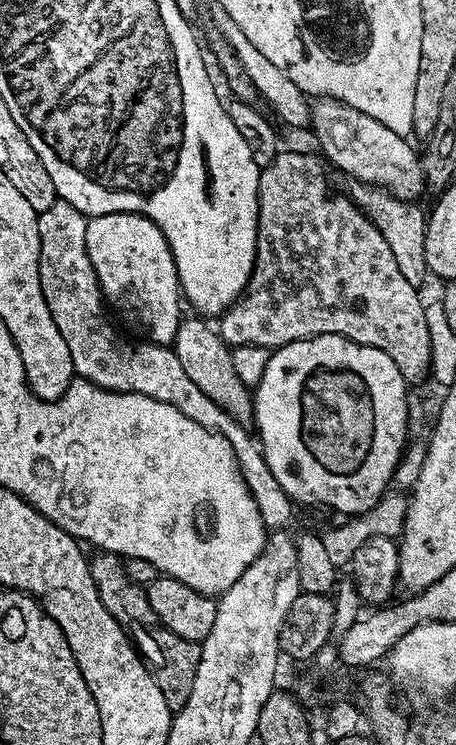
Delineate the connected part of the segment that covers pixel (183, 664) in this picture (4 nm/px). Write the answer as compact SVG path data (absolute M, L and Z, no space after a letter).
M97 551L90 560L92 577L98 590L98 598L102 598L102 606L110 610L110 614L128 633L129 640L136 645L136 651L144 658L148 671L158 682L158 690L162 690L162 698L166 698L166 706L172 713L178 713L186 702L190 702L190 690L194 690L194 678L198 674L200 661L200 644L194 640L178 638L170 630L158 623L158 614L150 607L148 594L143 584L136 584L126 571L126 564L115 552Z

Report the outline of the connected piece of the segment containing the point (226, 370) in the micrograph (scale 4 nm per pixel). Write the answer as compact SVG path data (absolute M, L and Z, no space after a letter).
M192 314L189 320L188 317L181 319L174 341L176 357L178 362L182 362L182 370L186 370L186 375L198 385L198 390L202 390L202 394L206 394L214 403L222 406L222 410L226 410L230 418L247 425L254 416L253 393L249 385L243 384L234 374L234 362L229 345L224 343L219 331L208 324L211 323L207 319L196 314Z

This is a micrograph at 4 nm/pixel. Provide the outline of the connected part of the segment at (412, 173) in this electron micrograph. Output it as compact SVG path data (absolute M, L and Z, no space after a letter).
M333 96L313 99L310 107L312 110L310 132L316 135L316 140L320 143L321 150L324 151L323 159L329 165L332 163L338 171L345 172L345 177L360 180L364 184L373 184L375 188L384 188L392 196L397 196L399 200L416 202L421 199L420 195L425 195L426 185L423 166L420 165L421 157L417 150L415 152L408 145L409 141L405 137L394 134L394 130L390 130L387 126L382 126L378 118L370 118L370 114L362 114L362 110L354 110L352 106L346 106L340 100L335 100Z

